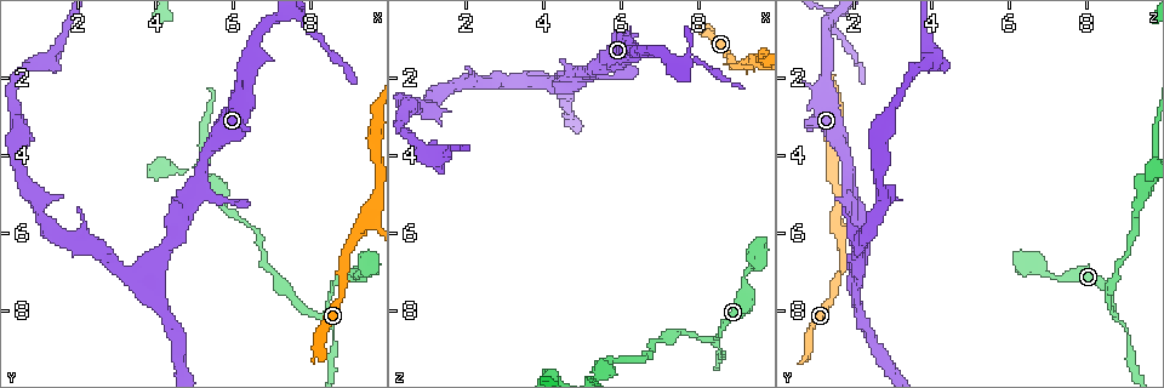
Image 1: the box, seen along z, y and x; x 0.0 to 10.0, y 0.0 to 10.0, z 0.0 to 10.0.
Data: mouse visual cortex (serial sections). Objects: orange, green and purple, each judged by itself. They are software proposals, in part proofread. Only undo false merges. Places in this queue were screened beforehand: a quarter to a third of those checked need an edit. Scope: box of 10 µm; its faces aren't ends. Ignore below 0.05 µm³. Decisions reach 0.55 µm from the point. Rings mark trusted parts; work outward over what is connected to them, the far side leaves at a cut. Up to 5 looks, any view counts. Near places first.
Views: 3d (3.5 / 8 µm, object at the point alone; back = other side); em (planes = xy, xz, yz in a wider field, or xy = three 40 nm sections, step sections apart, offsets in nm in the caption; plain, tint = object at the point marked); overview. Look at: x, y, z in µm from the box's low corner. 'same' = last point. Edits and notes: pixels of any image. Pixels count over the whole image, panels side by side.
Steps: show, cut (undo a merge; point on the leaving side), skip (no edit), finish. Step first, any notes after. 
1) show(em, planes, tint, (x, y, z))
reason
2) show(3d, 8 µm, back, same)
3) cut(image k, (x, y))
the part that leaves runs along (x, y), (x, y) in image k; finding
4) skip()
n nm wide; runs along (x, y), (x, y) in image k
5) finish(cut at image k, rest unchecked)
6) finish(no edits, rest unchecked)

show(3d, 8 µm, (8.40, 8.10, 8.75))

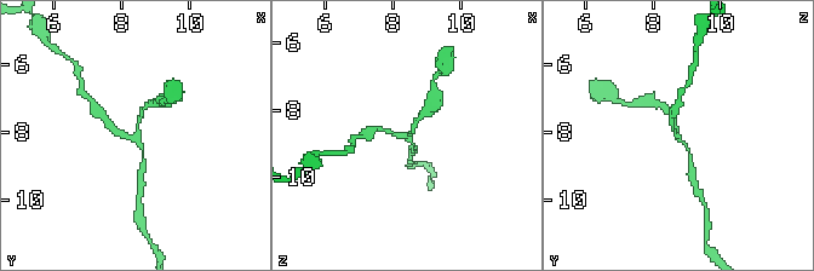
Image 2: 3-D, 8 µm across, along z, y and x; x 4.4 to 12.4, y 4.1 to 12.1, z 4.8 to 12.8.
show(3d, 3.5 µm, same)

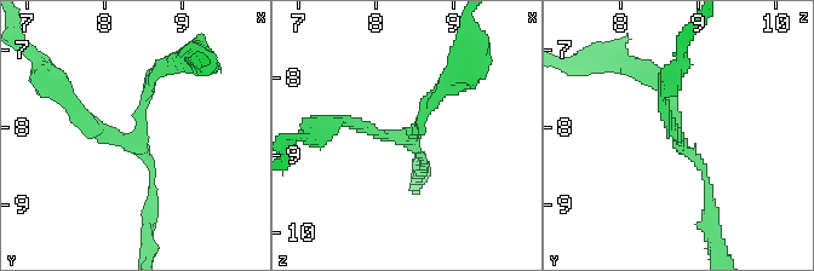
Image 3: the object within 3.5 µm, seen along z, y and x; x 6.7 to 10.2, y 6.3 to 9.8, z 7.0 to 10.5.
show(em, xy, step 1, tint, (8.40, 8.10, 8.70))
3 arms; arms of 150, 150, 200 nm; need the tissue

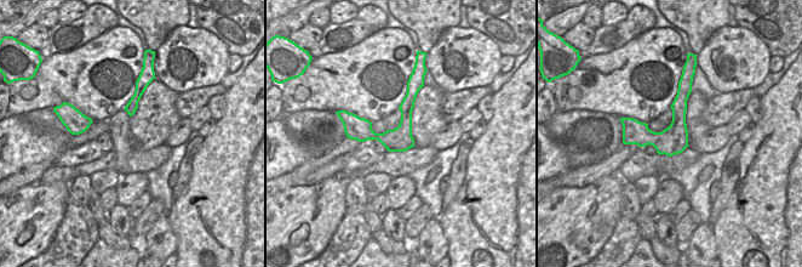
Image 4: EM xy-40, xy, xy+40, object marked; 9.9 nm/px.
skip()
runs along (685, 83), (664, 137), (625, 140) in image 4; continuous, no second cell

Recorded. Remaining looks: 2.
show(3d, 8 µm, (7.85, 0.70, 1.50))
narrows sharply

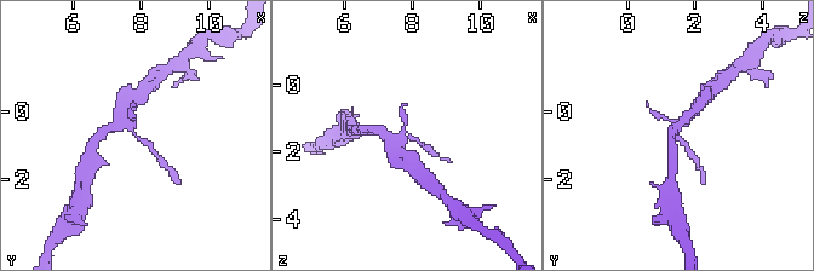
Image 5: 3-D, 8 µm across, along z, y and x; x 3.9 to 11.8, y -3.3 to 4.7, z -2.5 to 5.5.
show(em, xy, step 5, tint, same)
shape alone is not enough

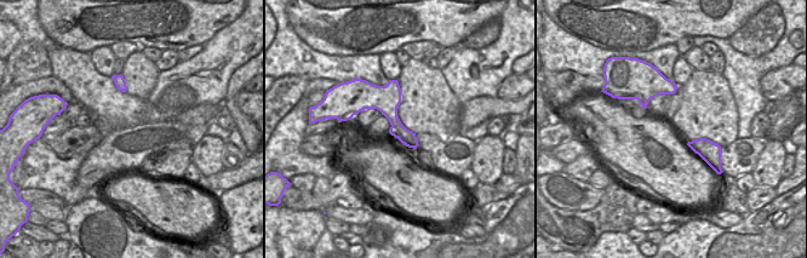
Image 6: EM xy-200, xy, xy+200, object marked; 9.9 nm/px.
skip()
all the same cell

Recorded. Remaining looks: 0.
finish(no edits, rest unchecked)

